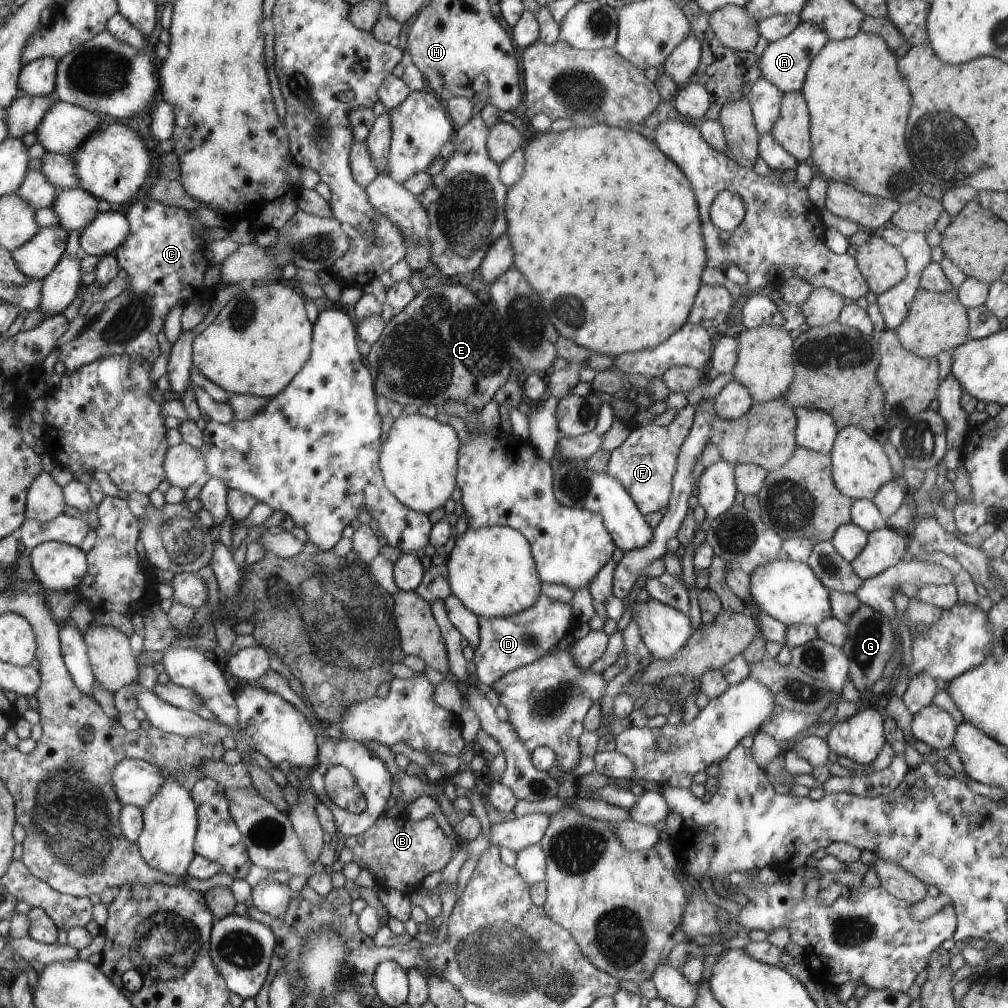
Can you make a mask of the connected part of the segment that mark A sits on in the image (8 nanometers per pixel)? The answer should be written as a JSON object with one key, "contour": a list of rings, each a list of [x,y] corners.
{"contour":[[[802,21],[788,36],[771,42],[763,52],[758,59],[761,77],[777,86],[784,94],[799,91],[812,59],[828,41],[829,38],[821,27]]]}

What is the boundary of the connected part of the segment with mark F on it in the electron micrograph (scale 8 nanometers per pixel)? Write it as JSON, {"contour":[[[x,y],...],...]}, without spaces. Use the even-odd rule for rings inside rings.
{"contour":[[[640,393],[633,402],[637,411],[634,421],[628,423],[630,434],[620,447],[610,452],[605,473],[621,482],[633,498],[638,510],[643,515],[647,515],[668,506],[674,473],[677,469],[677,458],[682,443],[692,428],[695,410],[688,405],[679,410],[675,420],[670,425],[658,426],[646,420],[647,410],[652,406],[652,404],[648,404],[650,398],[646,394]]]}

